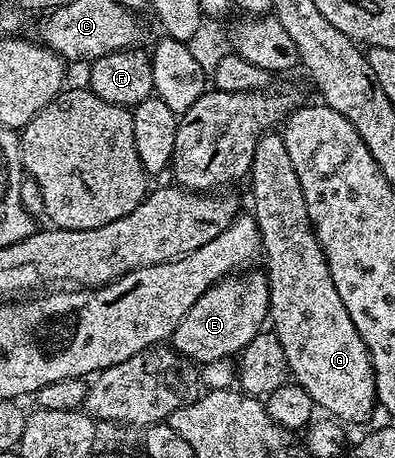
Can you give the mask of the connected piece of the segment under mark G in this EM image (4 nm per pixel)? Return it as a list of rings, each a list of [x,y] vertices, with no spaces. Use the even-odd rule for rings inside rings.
[[[278,131],[265,133],[257,142],[249,173],[250,180],[251,204],[255,207],[253,215],[259,227],[259,237],[263,240],[262,255],[265,260],[267,256],[265,275],[269,286],[269,324],[281,342],[281,350],[285,350],[290,379],[301,385],[305,394],[313,398],[316,409],[323,411],[324,408],[328,417],[347,426],[366,425],[377,405],[371,355],[367,352],[361,334],[357,334],[357,326],[353,326],[353,318],[349,318],[349,310],[345,310],[345,302],[341,302],[341,294],[337,294],[337,286],[333,286],[327,259],[321,250],[319,239],[315,237],[315,226],[309,218],[297,170],[293,170],[289,150],[285,150],[285,142]]]

